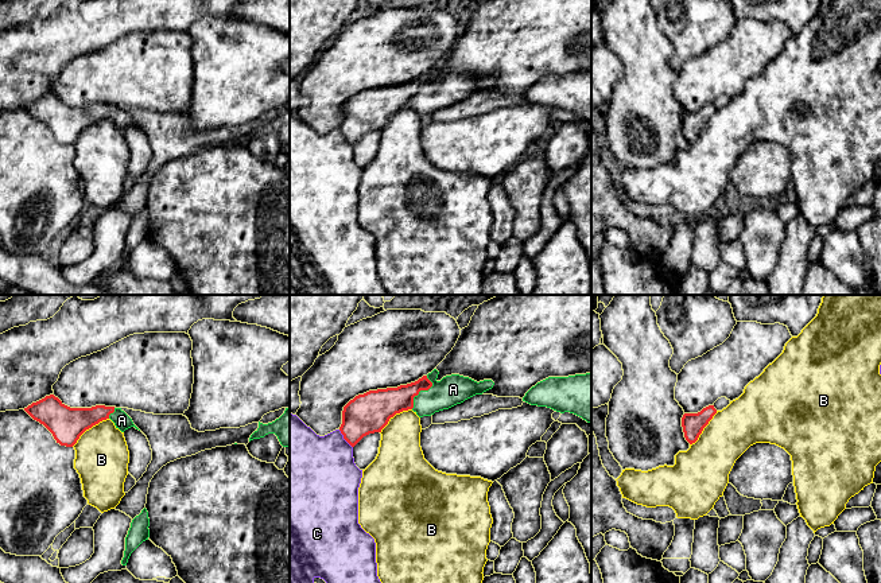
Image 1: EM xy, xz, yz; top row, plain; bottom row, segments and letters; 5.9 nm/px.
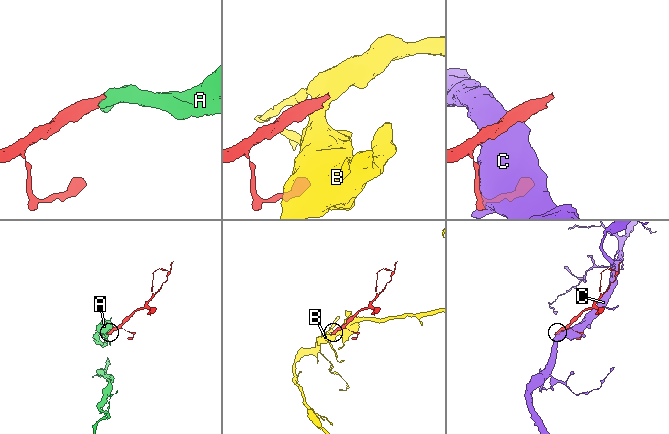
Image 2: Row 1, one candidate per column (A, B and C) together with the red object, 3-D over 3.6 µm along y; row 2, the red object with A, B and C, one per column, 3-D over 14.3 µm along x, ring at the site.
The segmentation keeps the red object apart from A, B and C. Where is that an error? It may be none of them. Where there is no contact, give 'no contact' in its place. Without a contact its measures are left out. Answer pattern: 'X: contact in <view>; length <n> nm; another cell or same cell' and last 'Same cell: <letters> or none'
A: contact in xz; length 220 nm; same cell
B: contact in xy; length 280 nm; another cell
C: contact in xz; length 140 nm; another cell
Same cell: A

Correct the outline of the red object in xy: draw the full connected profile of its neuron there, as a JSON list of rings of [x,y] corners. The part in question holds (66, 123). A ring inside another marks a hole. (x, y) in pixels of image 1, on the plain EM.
[[[54,93],[32,101],[24,109],[43,123],[57,141],[66,145],[73,145],[86,128],[106,117],[110,117],[121,131],[131,125],[139,128],[121,106],[105,104],[70,106]]]

